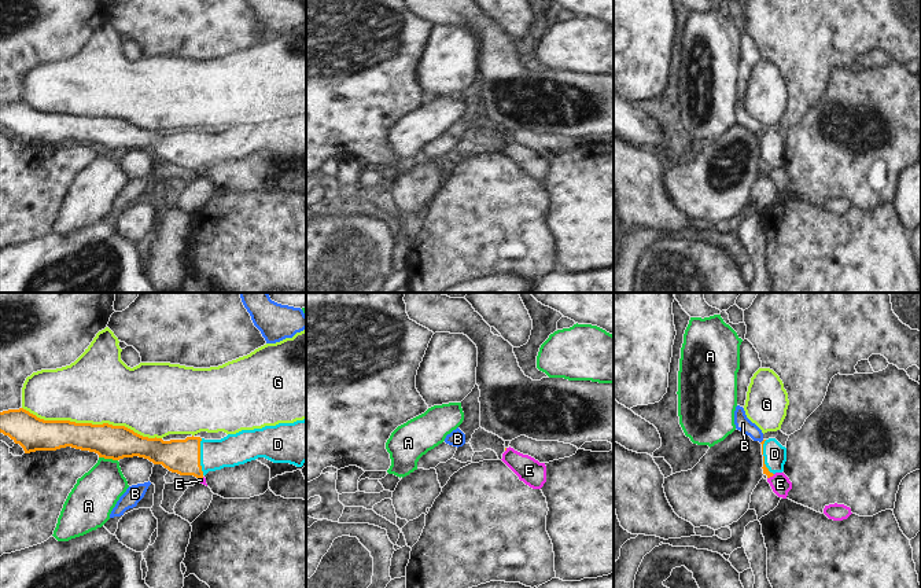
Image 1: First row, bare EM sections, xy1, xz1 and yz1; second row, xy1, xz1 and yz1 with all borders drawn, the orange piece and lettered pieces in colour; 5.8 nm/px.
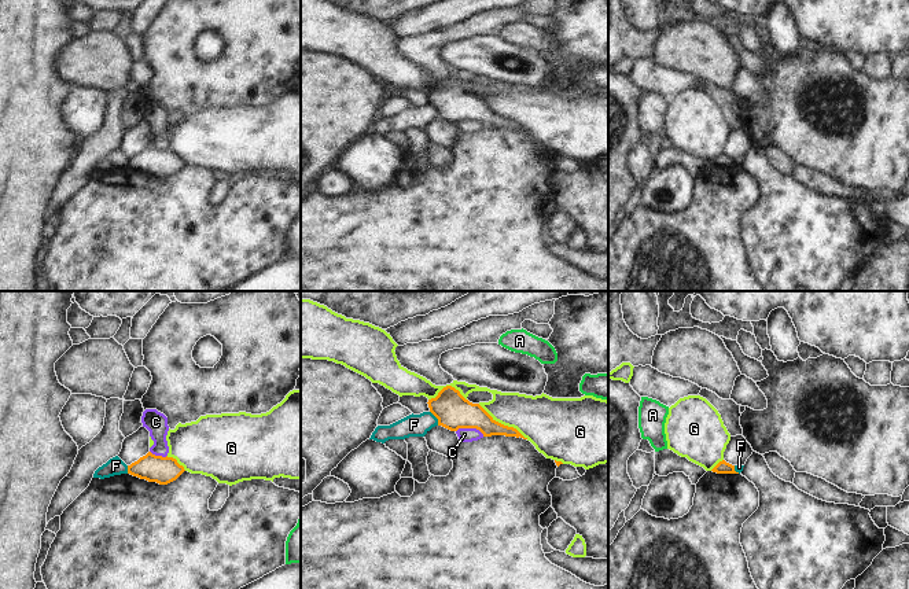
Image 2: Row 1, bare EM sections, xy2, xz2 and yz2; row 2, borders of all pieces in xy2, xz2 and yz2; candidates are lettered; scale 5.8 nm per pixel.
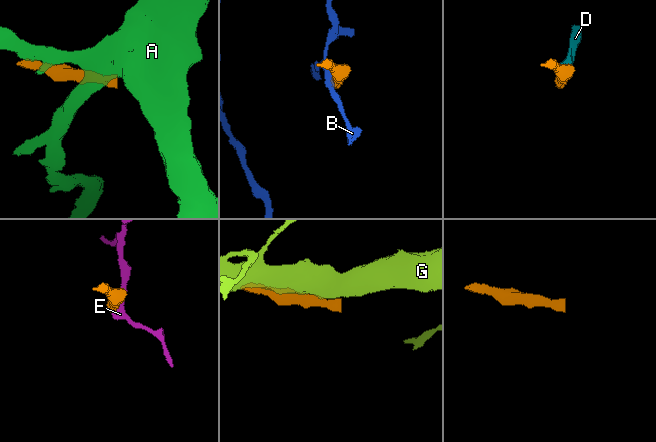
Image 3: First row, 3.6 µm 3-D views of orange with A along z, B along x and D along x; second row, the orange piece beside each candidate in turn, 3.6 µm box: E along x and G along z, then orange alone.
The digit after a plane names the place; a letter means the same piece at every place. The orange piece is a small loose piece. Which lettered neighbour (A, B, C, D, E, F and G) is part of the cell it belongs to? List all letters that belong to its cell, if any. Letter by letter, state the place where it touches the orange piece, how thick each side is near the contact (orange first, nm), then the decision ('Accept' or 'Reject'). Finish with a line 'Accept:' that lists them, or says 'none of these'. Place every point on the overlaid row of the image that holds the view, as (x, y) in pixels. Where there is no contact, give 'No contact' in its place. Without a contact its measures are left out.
A: Touches orange at xy1 (109, 458). Thickness 200 nm (orange) against 260 nm. Reject
B: Touches orange at yz1 (762, 441). Thickness 20 nm (orange) against 90 nm. Reject
C: Touches orange at xz2 (470, 427). Thickness 200 nm (orange) against 80 nm. Reject
D: Touches orange at xy1 (199, 456). Thickness 200 nm (orange) against 190 nm. Accept
E: Touches orange at yz1 (770, 476). Thickness 40 nm (orange) against 120 nm. Reject
F: Touches orange at xz2 (435, 416). Thickness 200 nm (orange) against 130 nm. Reject
G: Touches orange at xy1 (91, 423). Thickness 200 nm (orange) against 420 nm. Reject
Accept: D.

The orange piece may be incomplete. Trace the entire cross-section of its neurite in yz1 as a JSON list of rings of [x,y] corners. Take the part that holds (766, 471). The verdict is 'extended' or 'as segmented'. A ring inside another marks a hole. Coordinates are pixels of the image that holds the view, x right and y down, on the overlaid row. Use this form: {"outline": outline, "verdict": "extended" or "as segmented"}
{"outline": [[[776,438],[763,440],[760,444],[763,455],[763,474],[770,478],[776,473],[782,473],[786,462],[786,448]]], "verdict": "extended"}

